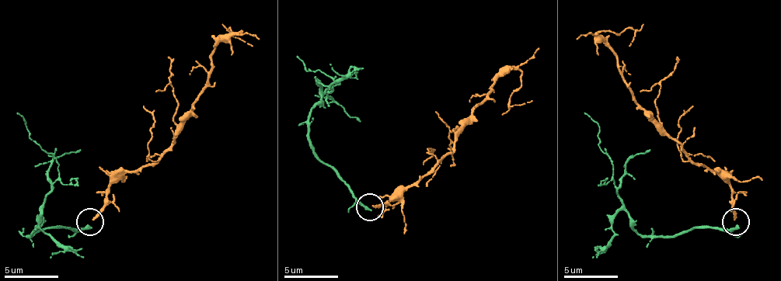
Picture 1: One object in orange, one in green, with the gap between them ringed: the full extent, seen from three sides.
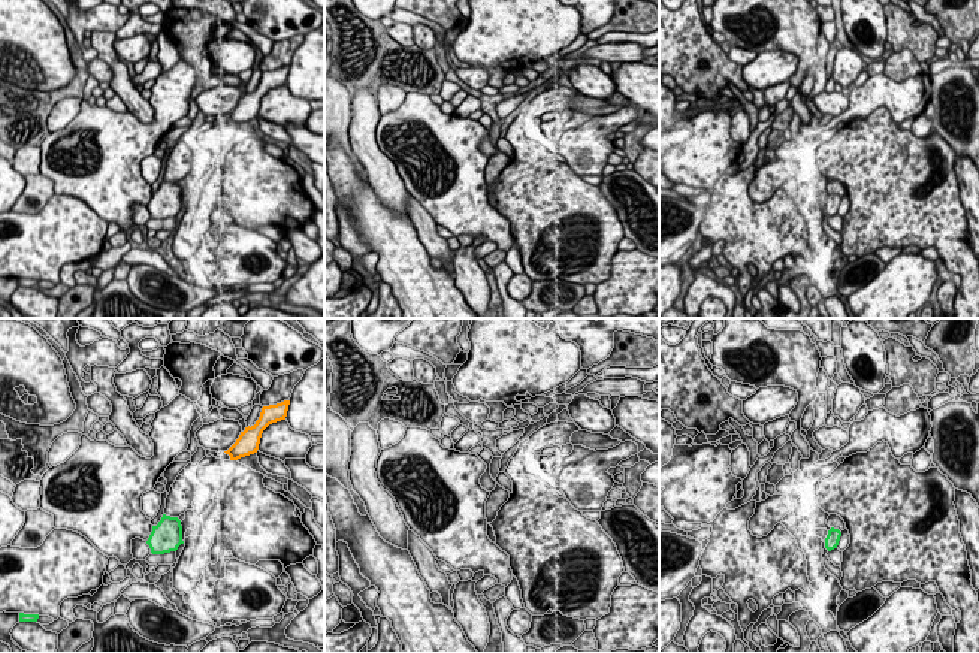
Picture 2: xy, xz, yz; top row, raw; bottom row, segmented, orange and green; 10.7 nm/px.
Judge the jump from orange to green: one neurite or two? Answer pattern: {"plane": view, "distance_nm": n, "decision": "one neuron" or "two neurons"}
{"plane": "xy", "distance_nm": 850, "decision": "two neurons"}

